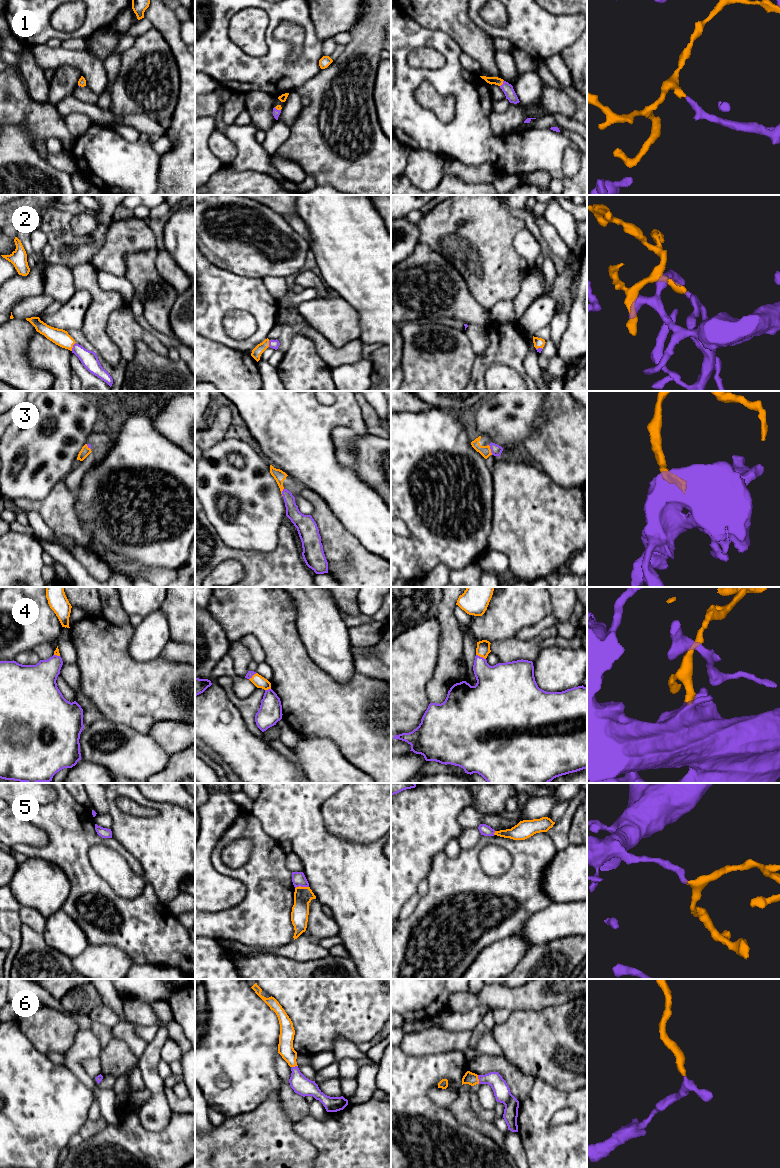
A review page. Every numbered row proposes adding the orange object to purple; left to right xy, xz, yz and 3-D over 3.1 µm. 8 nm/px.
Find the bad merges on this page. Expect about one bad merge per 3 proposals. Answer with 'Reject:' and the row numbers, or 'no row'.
Reject: no row

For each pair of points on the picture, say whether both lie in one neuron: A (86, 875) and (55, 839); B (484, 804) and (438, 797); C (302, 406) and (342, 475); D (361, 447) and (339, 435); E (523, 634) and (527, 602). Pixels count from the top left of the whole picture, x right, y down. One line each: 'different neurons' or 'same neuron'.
A: same neuron
B: different neurons
C: same neuron
D: same neuron
E: different neurons

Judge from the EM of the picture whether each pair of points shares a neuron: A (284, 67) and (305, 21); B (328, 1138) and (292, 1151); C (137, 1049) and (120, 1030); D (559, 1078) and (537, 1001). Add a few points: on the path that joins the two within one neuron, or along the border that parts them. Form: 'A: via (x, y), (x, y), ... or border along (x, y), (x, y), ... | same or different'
A: via (298, 65), (309, 54), (309, 35) | same
B: border along (293, 1129), (317, 1149), (317, 1157) | different
C: via (134, 1044), (125, 1035) | same
D: border along (562, 1003), (537, 1010), (516, 1010) | different

